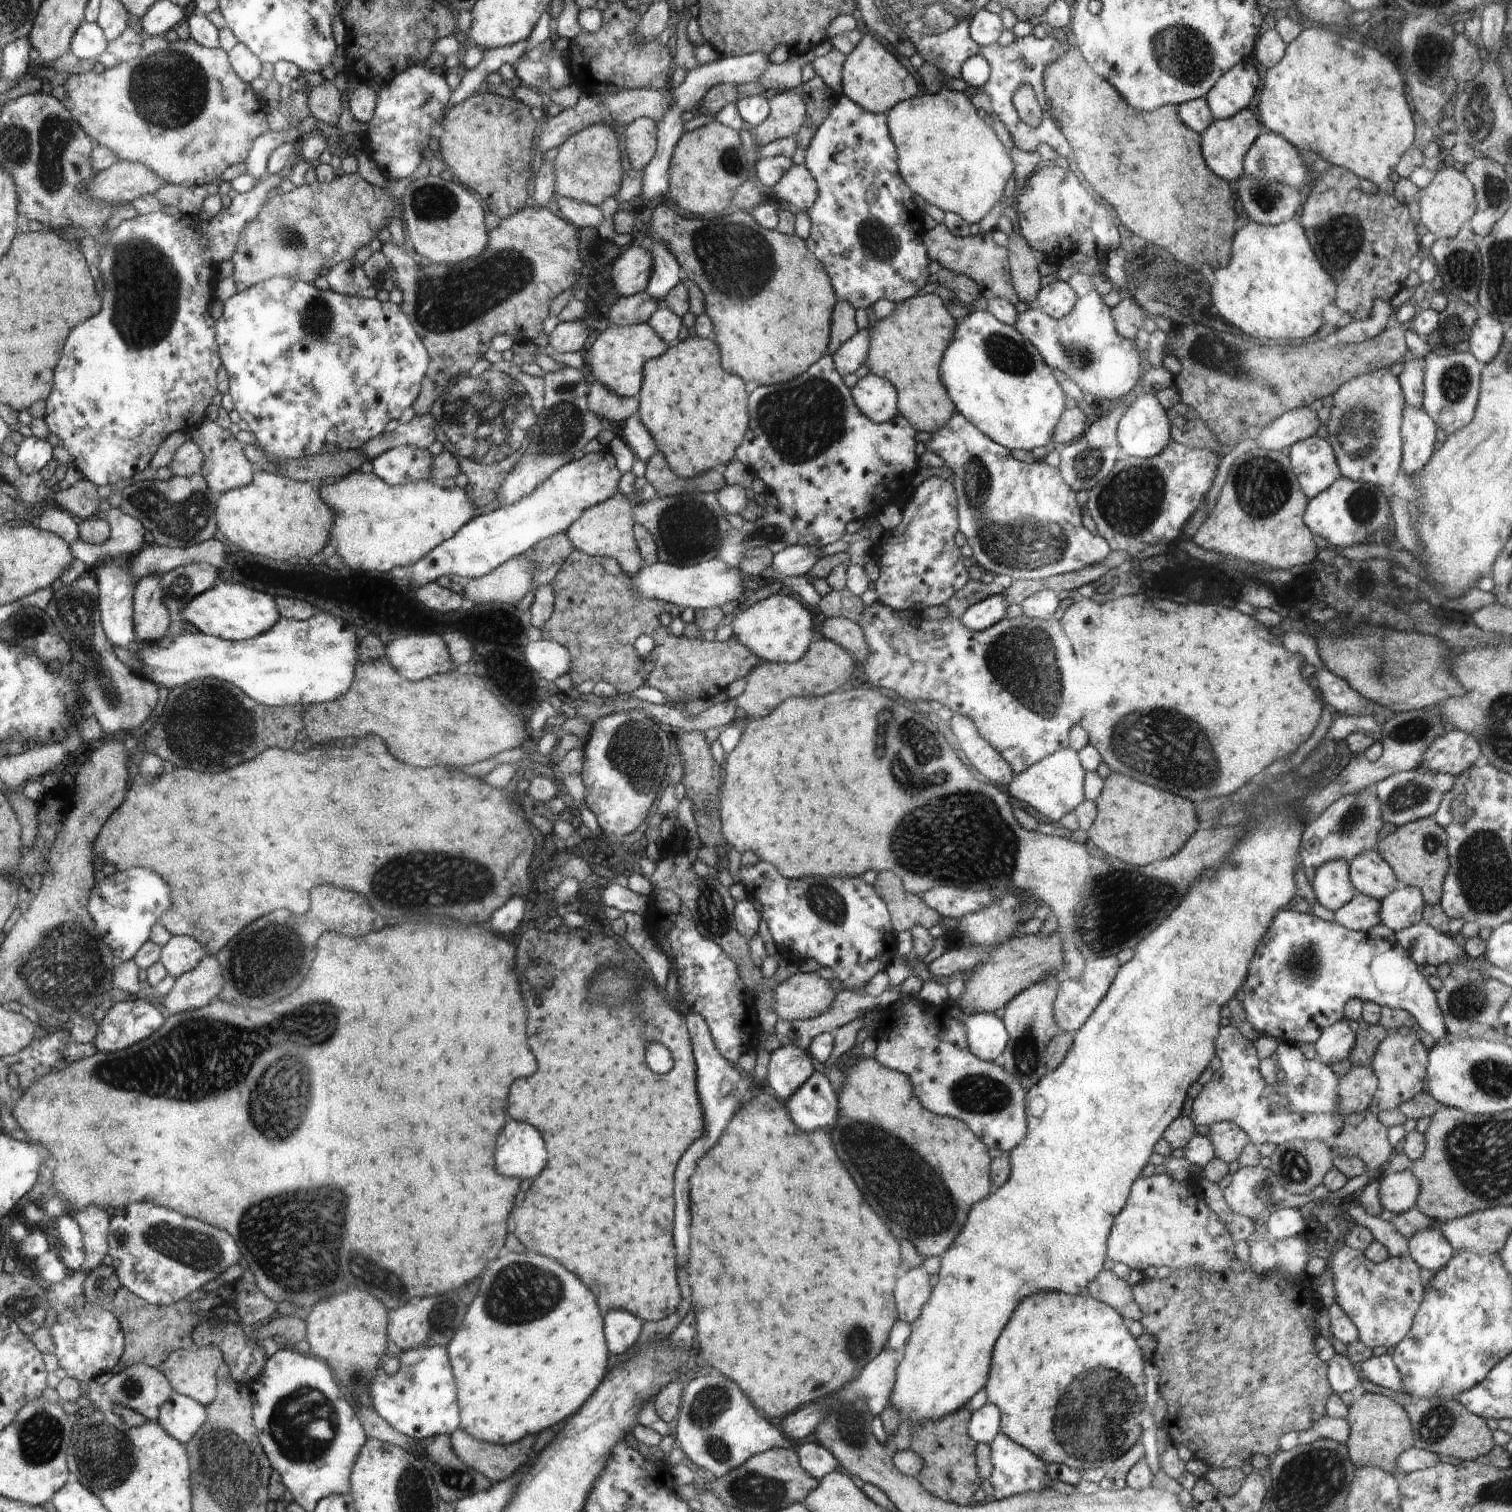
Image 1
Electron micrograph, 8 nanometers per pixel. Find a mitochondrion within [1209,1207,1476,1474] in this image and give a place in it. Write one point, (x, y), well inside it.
(1436, 1424)

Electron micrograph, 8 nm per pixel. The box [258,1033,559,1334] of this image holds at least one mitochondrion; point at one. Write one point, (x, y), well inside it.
(442, 1314)

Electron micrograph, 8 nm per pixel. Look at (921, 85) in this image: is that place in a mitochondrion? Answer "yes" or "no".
no

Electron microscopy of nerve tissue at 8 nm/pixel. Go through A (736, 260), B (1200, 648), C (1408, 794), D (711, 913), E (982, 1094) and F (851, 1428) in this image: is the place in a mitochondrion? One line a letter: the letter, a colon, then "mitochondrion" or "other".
A: mitochondrion
B: other
C: mitochondrion
D: mitochondrion
E: mitochondrion
F: mitochondrion

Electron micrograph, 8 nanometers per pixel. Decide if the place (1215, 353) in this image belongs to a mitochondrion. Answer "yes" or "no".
yes

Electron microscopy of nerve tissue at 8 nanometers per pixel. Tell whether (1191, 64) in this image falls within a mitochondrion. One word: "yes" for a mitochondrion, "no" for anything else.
yes

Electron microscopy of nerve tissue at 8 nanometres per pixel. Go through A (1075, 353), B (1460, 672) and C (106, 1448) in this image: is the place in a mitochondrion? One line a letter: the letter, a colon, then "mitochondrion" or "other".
A: mitochondrion
B: other
C: mitochondrion

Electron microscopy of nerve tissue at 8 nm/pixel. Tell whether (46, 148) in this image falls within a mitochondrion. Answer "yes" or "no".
yes

